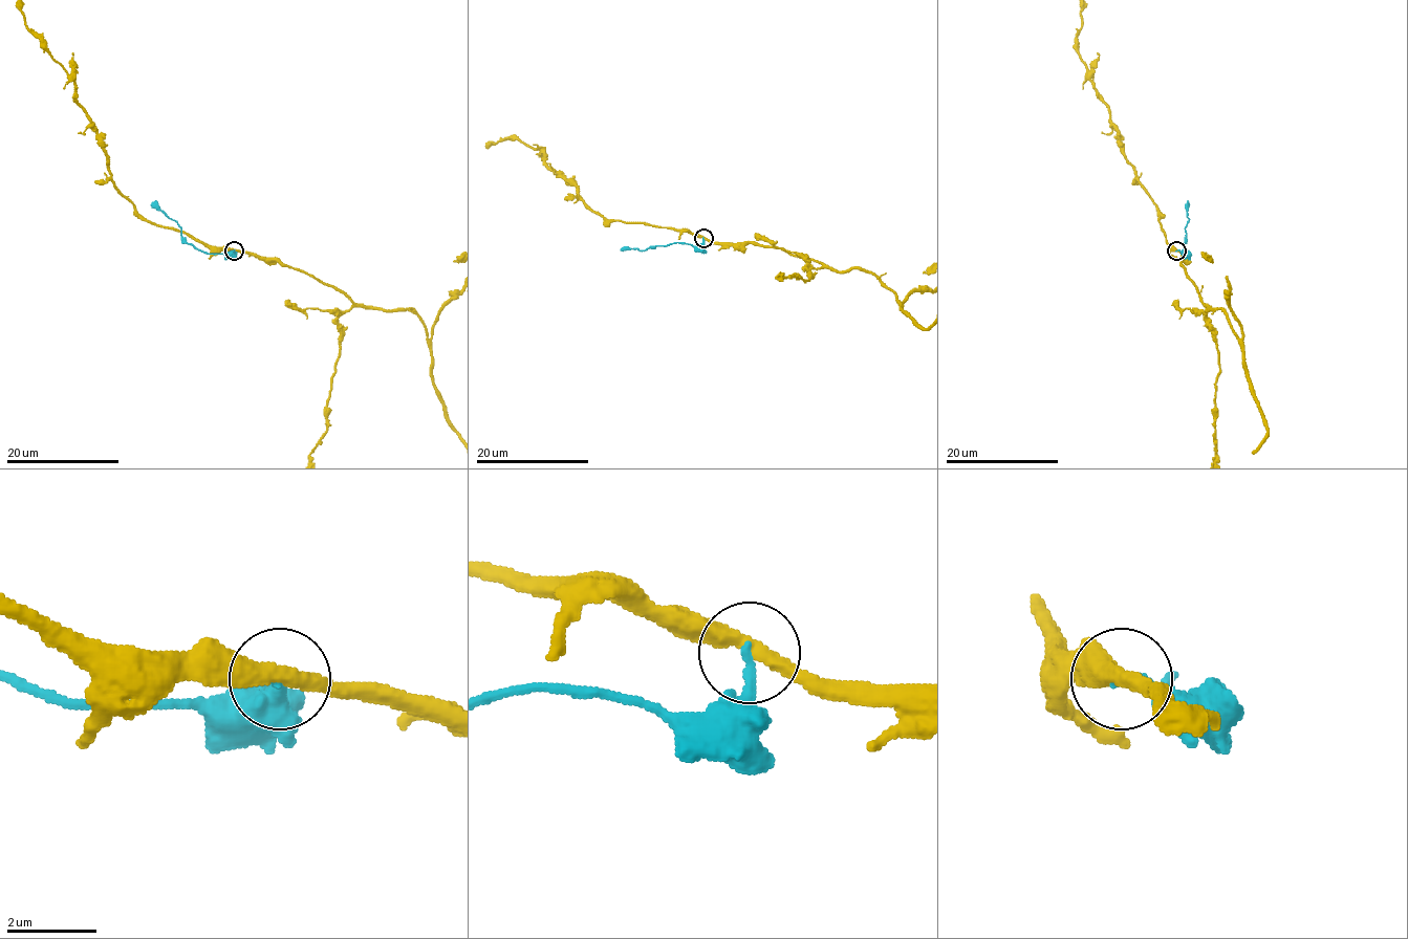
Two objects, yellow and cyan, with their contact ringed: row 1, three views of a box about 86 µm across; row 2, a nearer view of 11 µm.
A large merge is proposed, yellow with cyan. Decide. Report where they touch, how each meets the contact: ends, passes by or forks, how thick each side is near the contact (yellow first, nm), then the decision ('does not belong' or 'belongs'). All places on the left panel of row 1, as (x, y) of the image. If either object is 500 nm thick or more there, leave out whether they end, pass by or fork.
place (234, 250); yellow passes by; cyan ends; calibres 360 and 200 nm; does not belong

